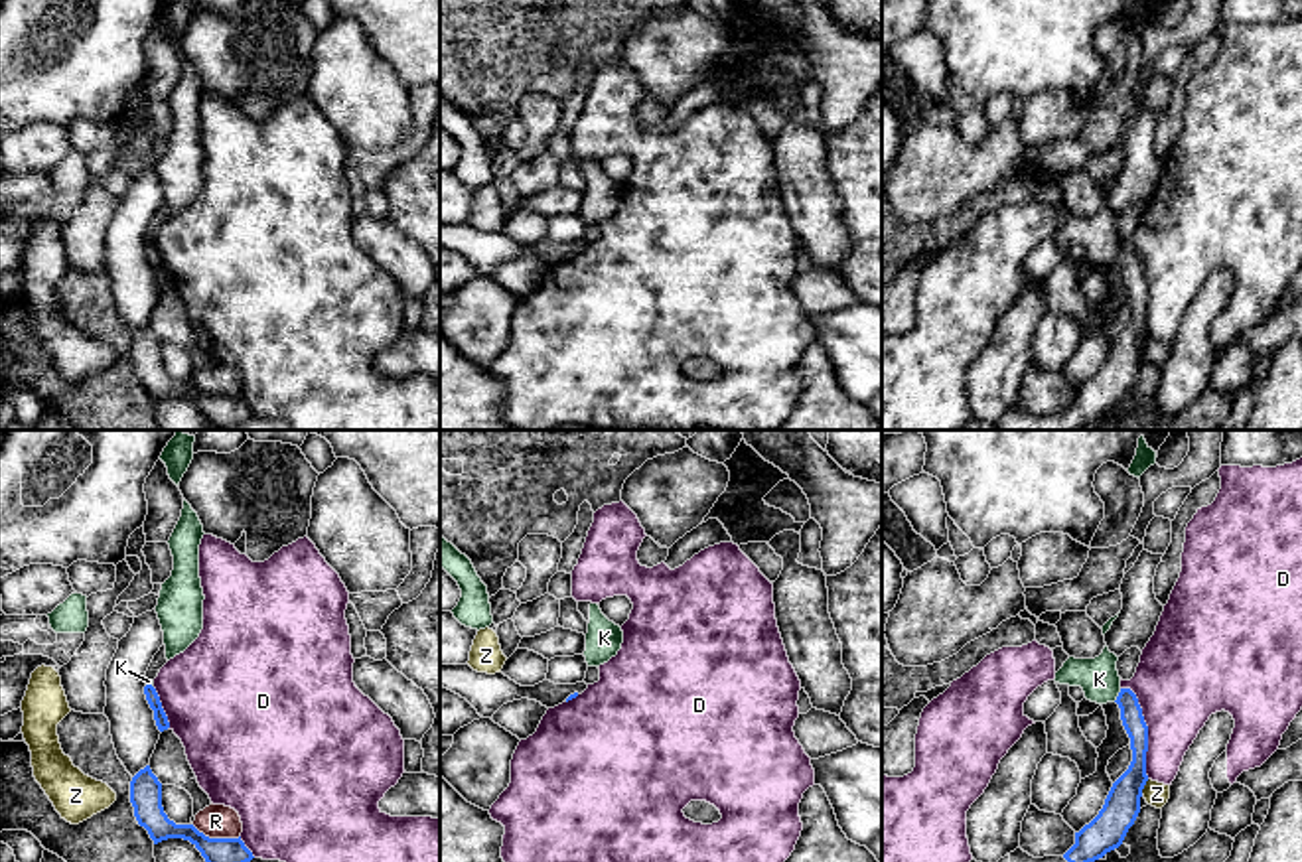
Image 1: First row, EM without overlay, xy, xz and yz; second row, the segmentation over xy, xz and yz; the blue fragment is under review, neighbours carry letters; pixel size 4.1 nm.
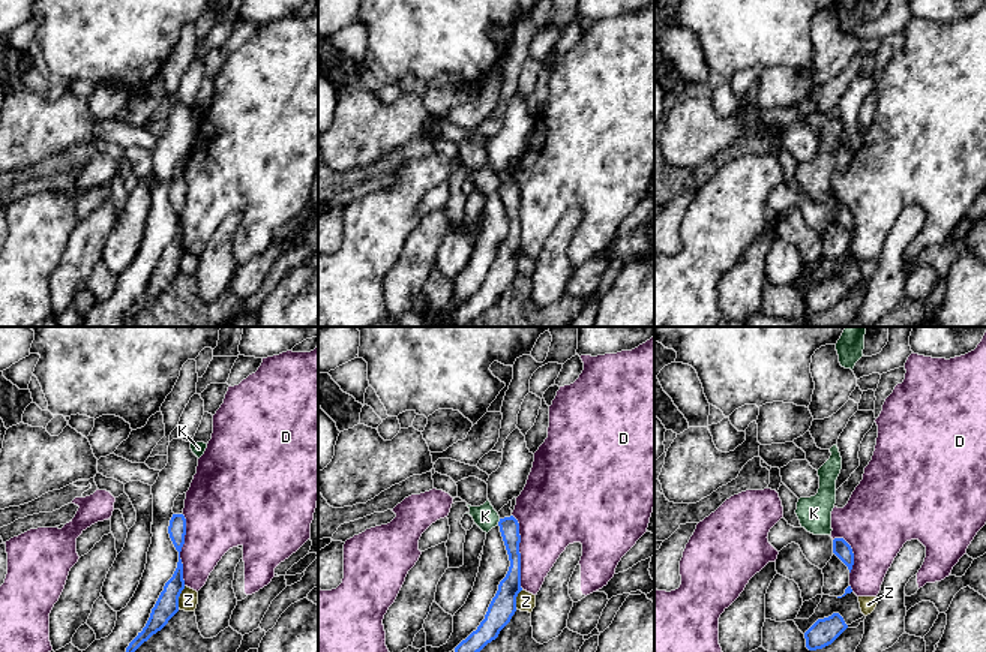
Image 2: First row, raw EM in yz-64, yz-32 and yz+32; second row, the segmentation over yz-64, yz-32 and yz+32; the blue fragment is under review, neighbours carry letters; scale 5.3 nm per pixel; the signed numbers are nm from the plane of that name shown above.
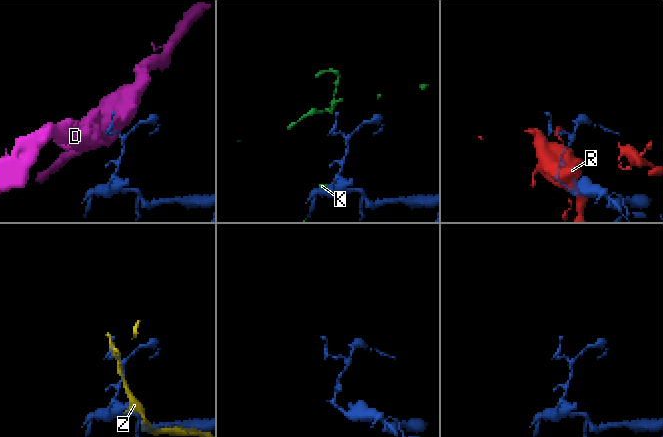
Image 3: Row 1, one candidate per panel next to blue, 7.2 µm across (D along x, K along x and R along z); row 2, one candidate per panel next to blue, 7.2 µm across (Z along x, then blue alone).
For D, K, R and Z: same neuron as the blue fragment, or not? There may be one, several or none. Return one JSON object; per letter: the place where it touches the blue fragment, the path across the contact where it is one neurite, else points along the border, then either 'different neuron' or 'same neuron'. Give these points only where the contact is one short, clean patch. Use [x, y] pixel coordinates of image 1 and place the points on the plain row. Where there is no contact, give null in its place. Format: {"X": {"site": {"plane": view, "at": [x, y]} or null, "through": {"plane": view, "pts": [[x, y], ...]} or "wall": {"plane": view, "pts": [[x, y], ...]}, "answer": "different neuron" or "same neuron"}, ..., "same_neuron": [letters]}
{"D": {"site": {"plane": "yz", "at": [1147, 288]}, "answer": "different neuron"}, "K": {"site": {"plane": "yz", "at": [1119, 253]}, "wall": {"plane": "yz", "pts": [[1121, 247], [1113, 259]]}, "answer": "different neuron"}, "R": {"site": {"plane": "xy", "at": [216, 397]}, "answer": "different neuron"}, "Z": {"site": {"plane": "yz", "at": [1143, 346]}, "wall": {"plane": "yz", "pts": [[1149, 338], [1141, 352]]}, "answer": "different neuron"}, "same_neuron": []}

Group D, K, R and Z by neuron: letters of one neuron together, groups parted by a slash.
D / K / R / Z

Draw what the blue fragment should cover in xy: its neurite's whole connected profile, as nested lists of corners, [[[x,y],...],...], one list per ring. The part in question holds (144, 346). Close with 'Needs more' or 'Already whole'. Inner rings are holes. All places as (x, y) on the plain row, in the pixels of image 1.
[[[150,323],[140,327],[130,339],[130,361],[134,375],[154,398],[154,402],[168,396],[189,398],[215,426],[235,426],[251,420],[254,414],[239,396],[209,396],[193,383],[176,383],[168,377],[162,365],[162,341],[152,331]]]. Already whole

